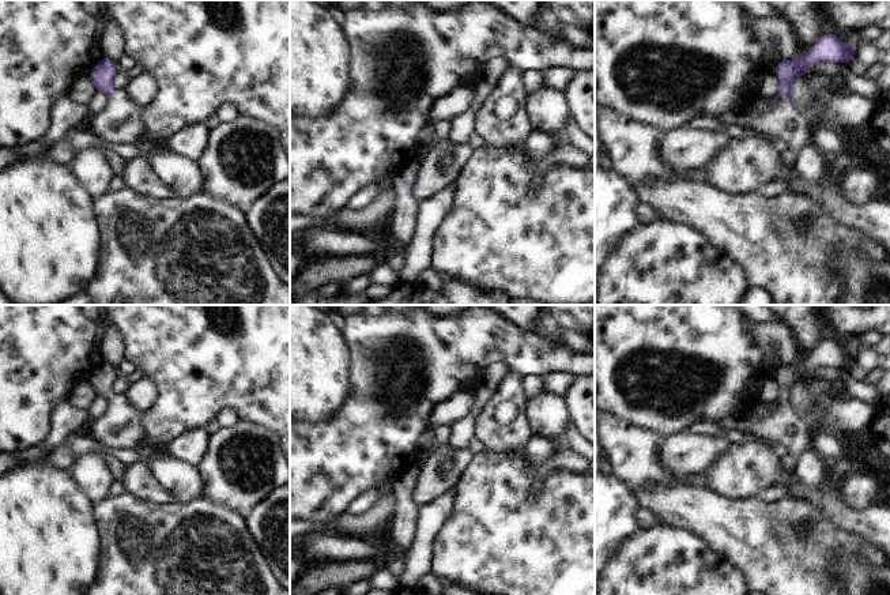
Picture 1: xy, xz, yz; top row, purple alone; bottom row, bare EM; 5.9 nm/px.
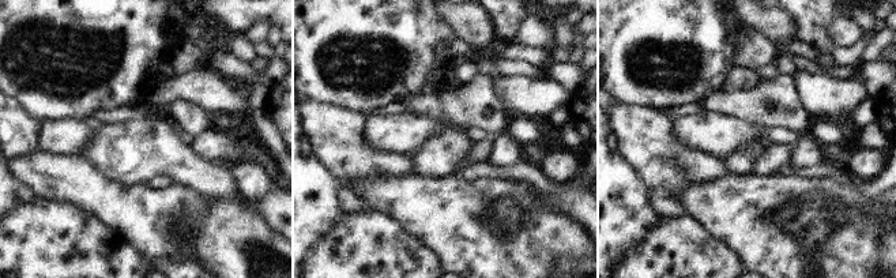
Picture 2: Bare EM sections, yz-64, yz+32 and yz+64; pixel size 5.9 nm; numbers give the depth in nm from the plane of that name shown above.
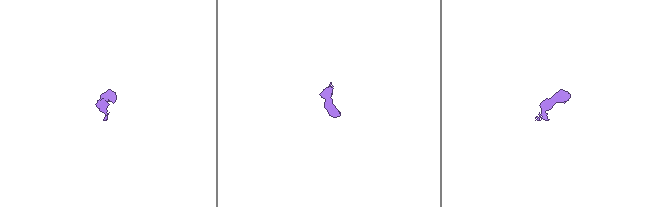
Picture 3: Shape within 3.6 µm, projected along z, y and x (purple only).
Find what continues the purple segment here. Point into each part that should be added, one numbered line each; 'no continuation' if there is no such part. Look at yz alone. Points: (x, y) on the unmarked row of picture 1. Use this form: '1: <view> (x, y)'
1: yz (785, 428).

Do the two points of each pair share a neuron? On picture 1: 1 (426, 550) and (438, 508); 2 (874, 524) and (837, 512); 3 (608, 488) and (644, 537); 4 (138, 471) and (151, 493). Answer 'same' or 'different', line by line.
1: same
2: same
3: different
4: same

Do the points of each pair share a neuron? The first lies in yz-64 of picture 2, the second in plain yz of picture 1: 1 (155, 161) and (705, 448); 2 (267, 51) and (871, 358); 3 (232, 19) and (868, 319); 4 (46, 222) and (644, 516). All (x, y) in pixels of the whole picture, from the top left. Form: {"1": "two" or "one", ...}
{"1": "two", "2": "one", "3": "one", "4": "two"}

